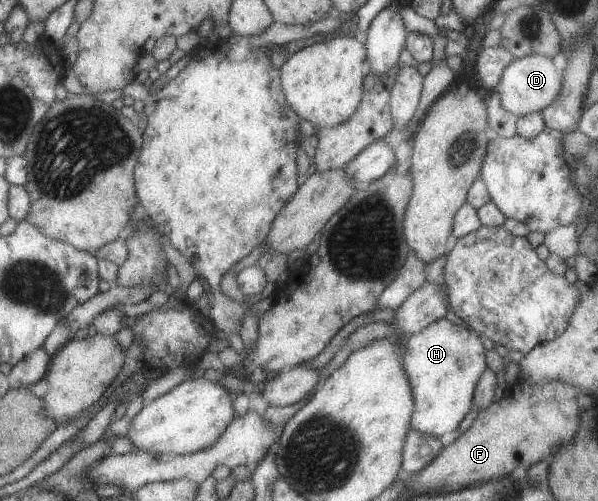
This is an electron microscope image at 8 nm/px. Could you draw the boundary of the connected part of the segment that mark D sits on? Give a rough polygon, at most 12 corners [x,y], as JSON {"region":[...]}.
{"region":[[544,55],[514,59],[496,86],[515,117],[540,113],[561,89]]}

